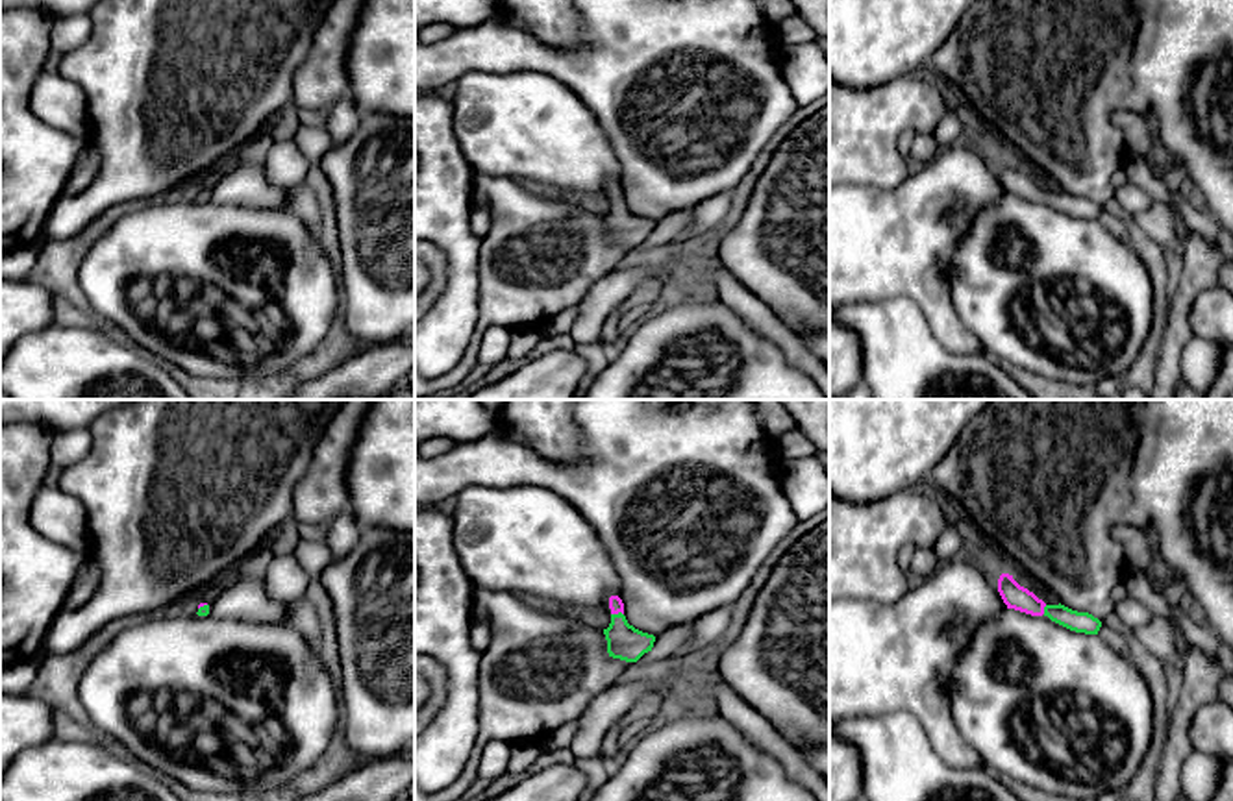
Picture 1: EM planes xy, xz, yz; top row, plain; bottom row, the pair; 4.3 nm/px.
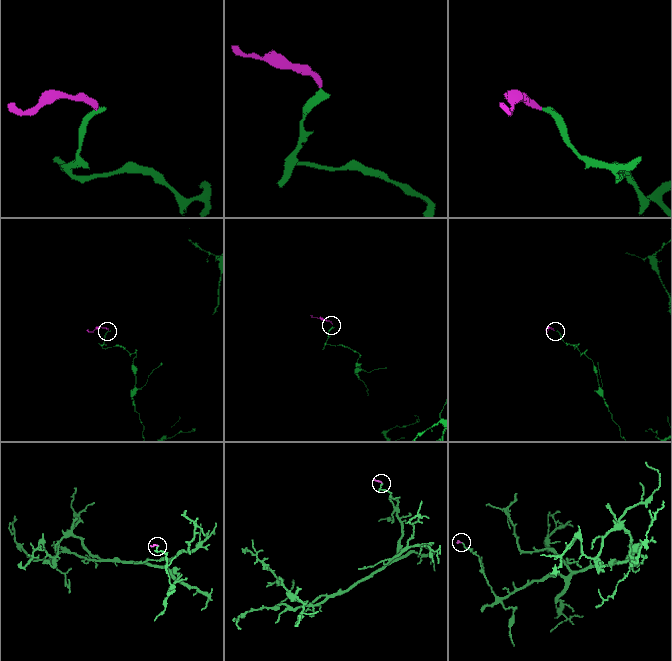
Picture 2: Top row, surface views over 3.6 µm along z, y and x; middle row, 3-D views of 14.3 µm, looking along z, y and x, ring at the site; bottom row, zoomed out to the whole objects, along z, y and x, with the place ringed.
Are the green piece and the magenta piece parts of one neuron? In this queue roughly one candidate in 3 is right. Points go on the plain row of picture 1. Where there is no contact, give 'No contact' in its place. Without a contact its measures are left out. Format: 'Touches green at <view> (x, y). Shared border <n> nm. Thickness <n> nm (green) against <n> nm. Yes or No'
Touches green at xz (619, 198). Shared border 60 nm. Thickness 150 nm (green) against 60 nm. Yes

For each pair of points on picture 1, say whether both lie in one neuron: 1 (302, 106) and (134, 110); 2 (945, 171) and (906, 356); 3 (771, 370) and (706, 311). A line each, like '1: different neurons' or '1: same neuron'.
1: different neurons
2: different neurons
3: same neuron

